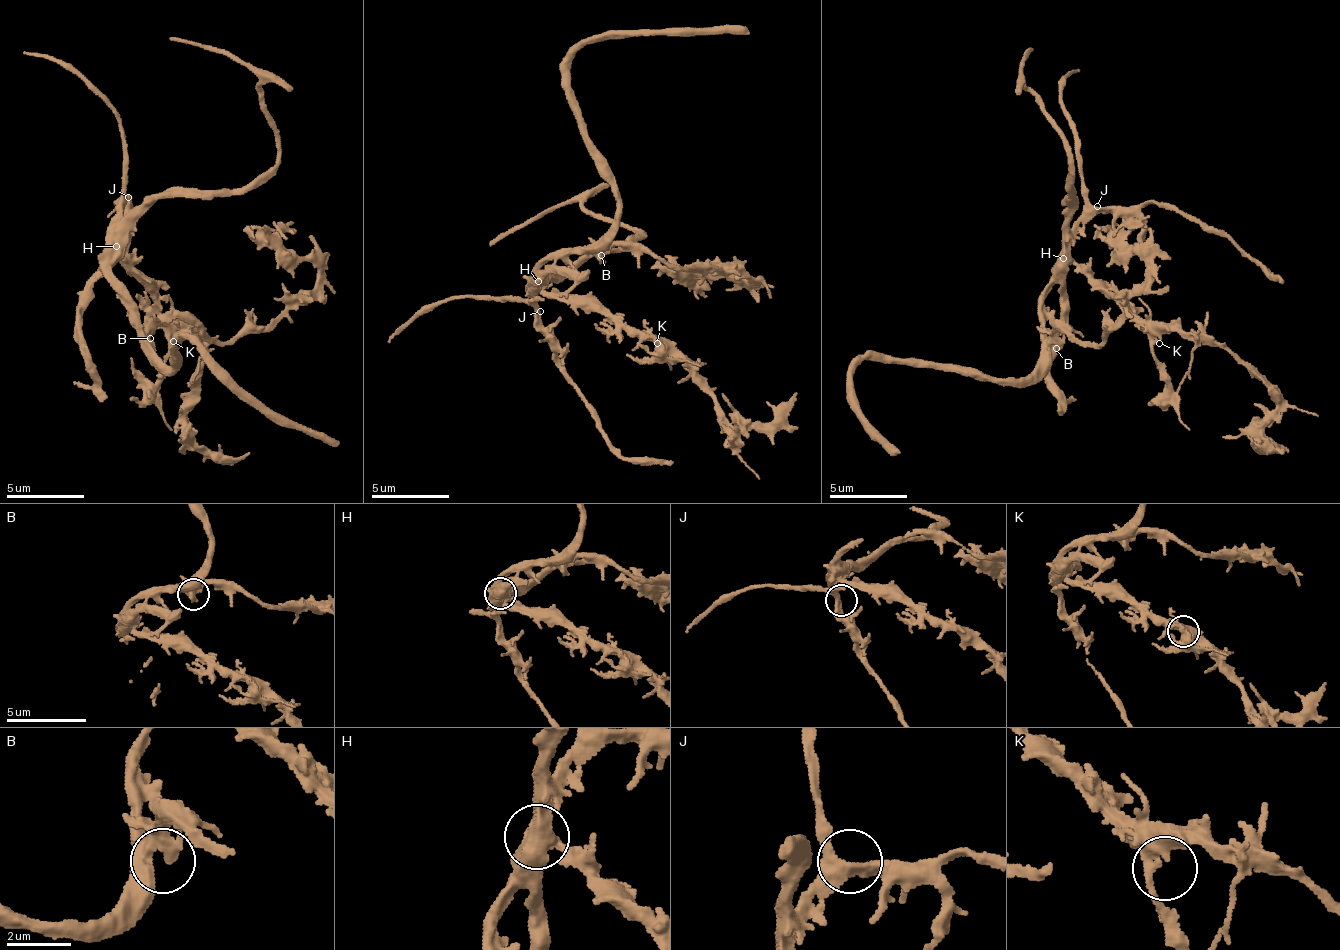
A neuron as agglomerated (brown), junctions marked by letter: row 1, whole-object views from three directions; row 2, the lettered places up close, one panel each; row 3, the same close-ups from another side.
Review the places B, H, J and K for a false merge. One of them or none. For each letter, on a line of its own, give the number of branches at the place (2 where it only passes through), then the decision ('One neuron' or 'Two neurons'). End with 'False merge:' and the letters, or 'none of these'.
B: Branches: 2. One neuron
H: Branches: 3. Two neurons
J: Branches: 3. One neuron
K: Branches: 3. One neuron
False merge: H

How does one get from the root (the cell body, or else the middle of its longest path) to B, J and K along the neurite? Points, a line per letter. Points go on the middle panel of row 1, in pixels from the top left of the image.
B: (555, 257), (570, 252), (596, 251), (601, 255)
J: (555, 257), (539, 266), (536, 270), (538, 275), (532, 276), (534, 280), (529, 281), (540, 311)
K: (555, 257), (540, 266), (539, 270), (545, 283), (568, 295), (578, 294), (614, 321), (636, 328), (657, 343)

